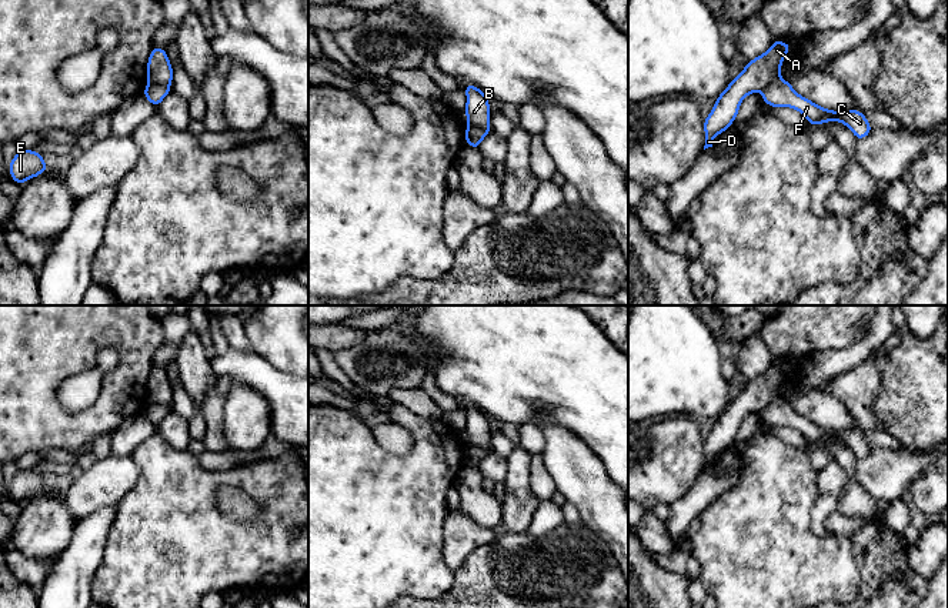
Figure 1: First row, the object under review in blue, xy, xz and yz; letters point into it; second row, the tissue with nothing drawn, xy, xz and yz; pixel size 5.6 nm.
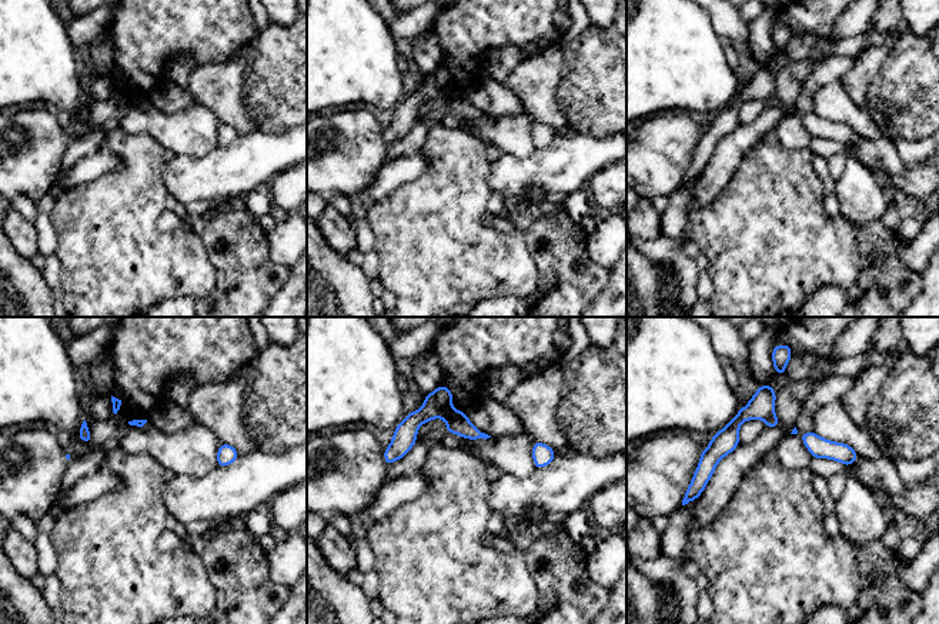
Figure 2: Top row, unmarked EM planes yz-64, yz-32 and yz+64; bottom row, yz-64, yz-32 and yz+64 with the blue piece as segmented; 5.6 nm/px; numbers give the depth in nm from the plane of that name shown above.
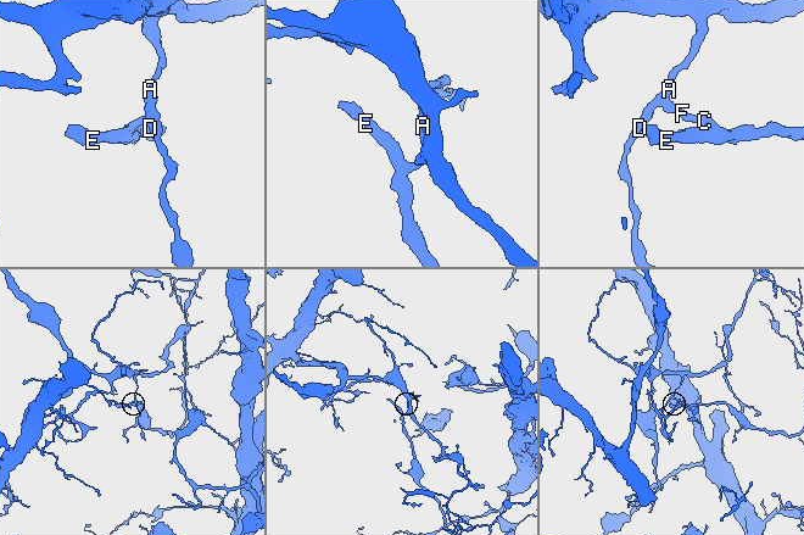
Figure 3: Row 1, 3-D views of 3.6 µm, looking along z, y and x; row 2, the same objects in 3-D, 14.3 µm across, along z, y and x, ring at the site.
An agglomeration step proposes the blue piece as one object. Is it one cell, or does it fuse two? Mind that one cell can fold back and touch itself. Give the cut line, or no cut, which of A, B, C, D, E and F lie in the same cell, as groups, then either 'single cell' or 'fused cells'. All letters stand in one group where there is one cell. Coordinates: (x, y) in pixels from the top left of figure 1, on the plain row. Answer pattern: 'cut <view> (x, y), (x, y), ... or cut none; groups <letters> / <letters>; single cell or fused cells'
cut xz (467, 444), (476, 444), (488, 450); groups A B D / C E F; fused cells

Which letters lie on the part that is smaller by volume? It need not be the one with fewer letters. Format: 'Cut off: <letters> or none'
Cut off: C, E, F

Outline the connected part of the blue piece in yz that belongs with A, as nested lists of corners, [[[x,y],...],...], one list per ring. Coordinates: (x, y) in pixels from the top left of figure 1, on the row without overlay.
[[[774,360],[772,365],[752,381],[748,381],[744,390],[720,414],[710,435],[704,438],[704,470],[712,467],[712,460],[730,448],[745,415],[764,411],[780,395],[781,384],[790,367],[790,363]]]

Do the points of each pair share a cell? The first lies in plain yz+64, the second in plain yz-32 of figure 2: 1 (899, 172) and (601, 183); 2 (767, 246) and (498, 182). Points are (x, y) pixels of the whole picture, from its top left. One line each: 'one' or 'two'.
1: one
2: two

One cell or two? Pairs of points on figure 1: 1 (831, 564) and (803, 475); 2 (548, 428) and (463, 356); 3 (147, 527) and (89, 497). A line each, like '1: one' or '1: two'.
1: one
2: two
3: two

